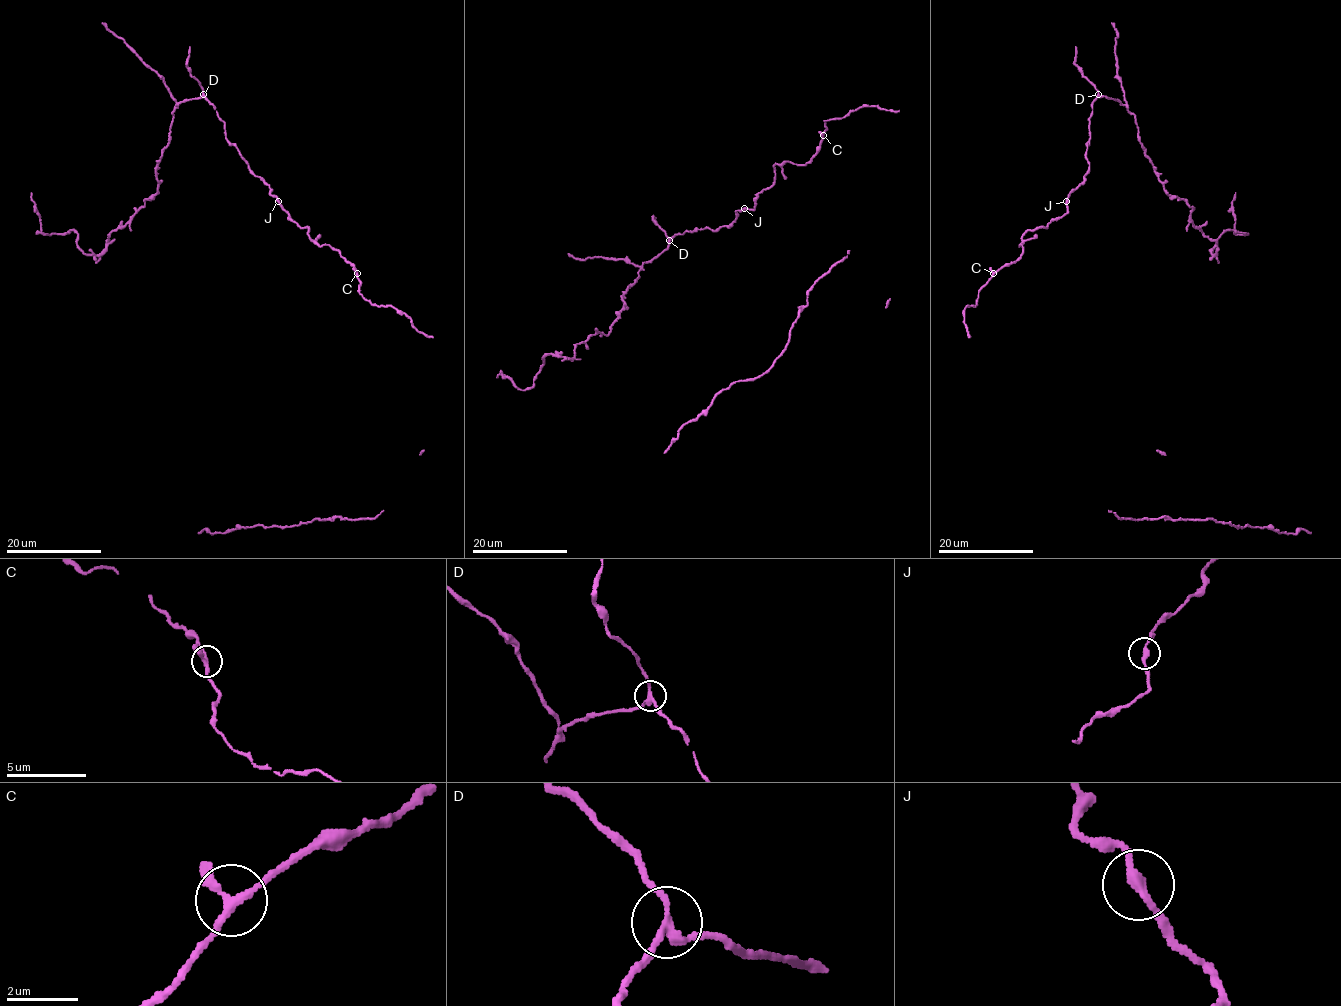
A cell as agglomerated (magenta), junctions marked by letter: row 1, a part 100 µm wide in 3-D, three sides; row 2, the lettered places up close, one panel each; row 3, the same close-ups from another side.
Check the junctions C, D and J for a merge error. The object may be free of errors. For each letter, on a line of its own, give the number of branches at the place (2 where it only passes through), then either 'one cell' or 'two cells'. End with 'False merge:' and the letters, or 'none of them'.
C: 3 branches meet; one cell
D: 3 branches meet; two cells
J: 2 branches meet; one cell
False merge: D

